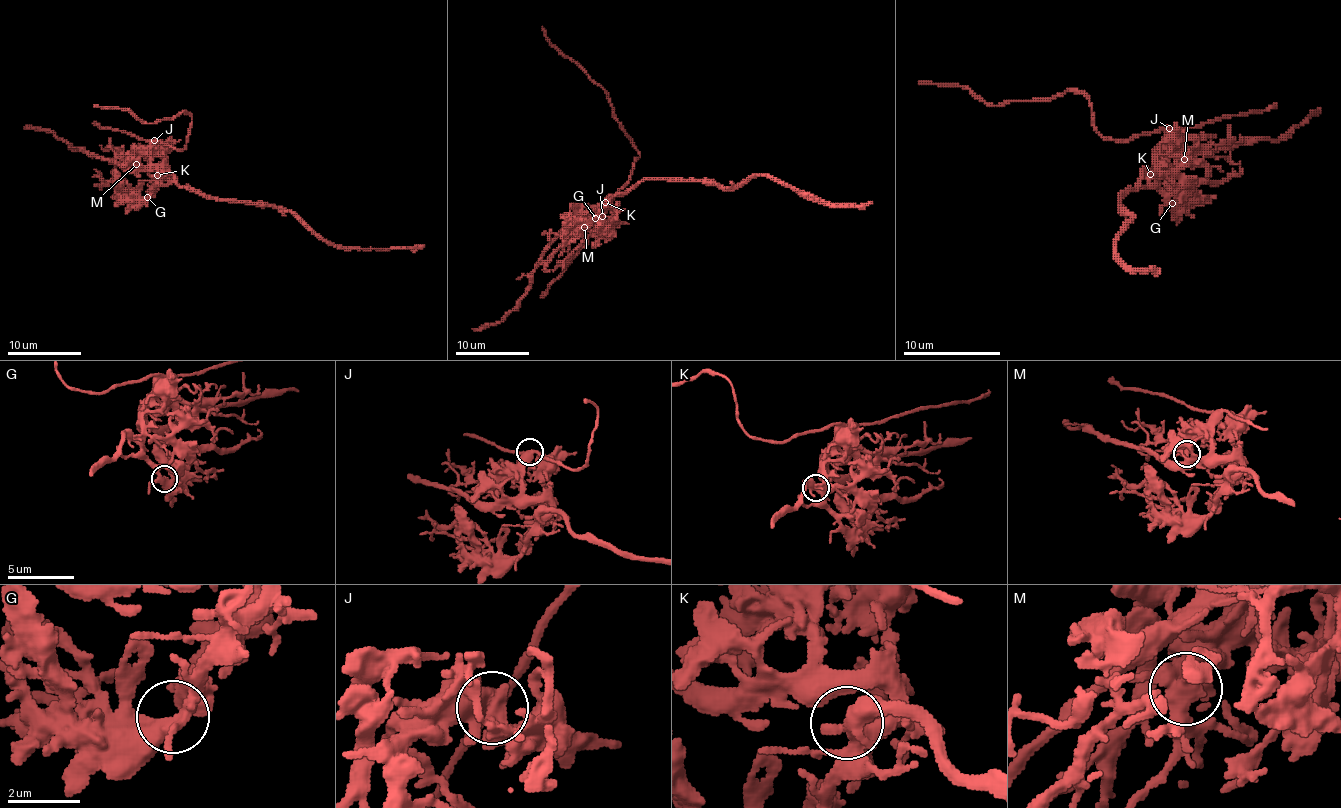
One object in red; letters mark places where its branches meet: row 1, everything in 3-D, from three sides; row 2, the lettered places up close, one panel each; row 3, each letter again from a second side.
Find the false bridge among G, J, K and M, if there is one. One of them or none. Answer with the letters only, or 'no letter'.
J

